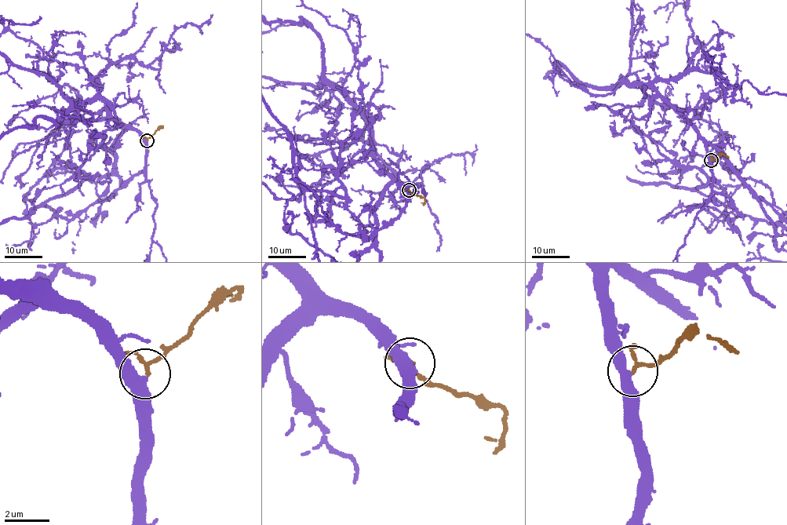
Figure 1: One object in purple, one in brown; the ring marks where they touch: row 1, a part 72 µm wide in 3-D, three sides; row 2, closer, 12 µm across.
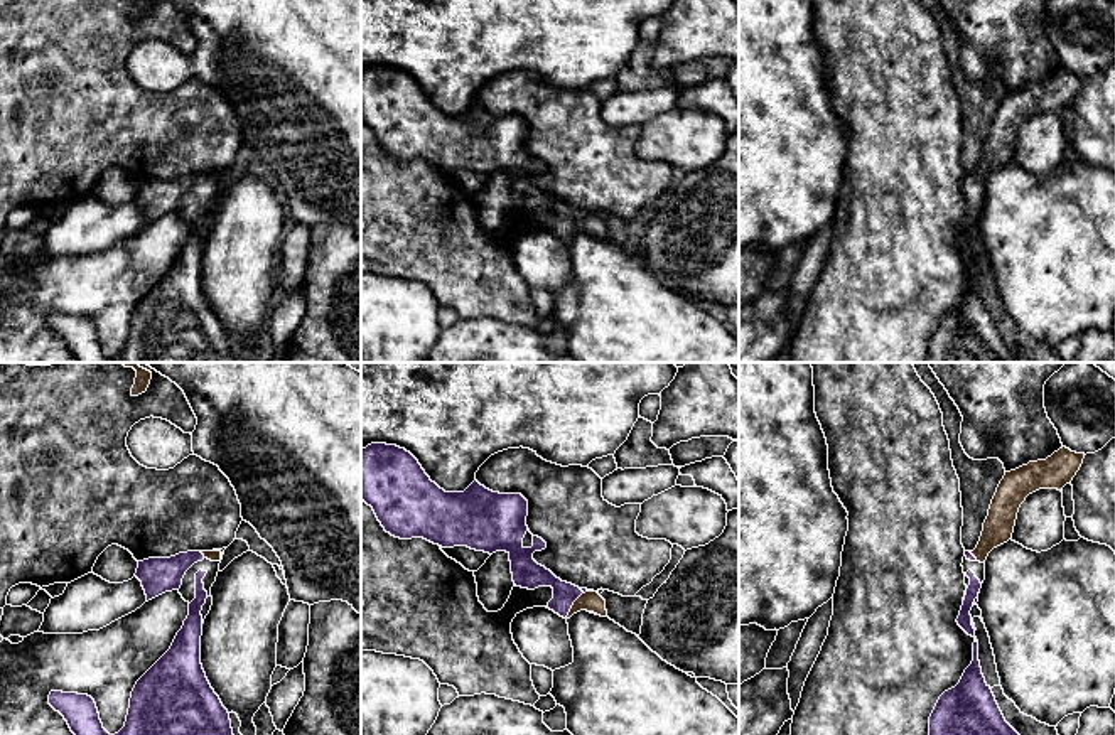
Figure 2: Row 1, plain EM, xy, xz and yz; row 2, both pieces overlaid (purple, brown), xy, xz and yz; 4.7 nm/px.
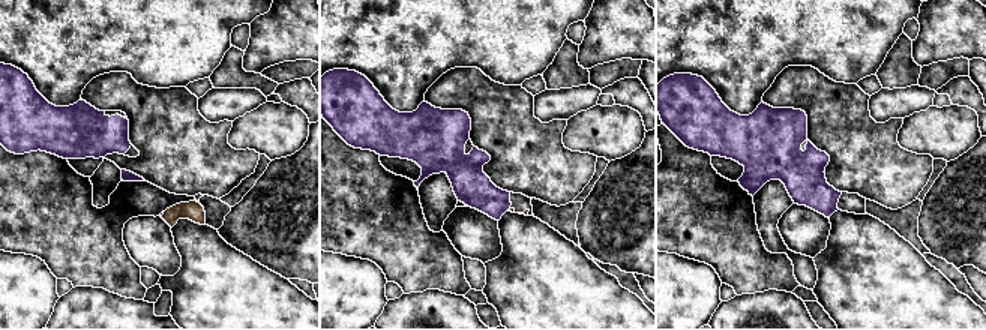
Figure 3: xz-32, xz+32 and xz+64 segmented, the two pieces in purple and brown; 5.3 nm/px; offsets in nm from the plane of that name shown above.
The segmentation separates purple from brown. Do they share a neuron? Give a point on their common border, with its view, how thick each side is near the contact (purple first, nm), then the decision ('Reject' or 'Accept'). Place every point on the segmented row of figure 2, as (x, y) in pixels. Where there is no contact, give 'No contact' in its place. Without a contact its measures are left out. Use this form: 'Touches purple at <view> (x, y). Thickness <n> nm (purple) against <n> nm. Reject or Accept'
Touches purple at xz (572, 604). Thickness 130 nm (purple) against 100 nm. Accept

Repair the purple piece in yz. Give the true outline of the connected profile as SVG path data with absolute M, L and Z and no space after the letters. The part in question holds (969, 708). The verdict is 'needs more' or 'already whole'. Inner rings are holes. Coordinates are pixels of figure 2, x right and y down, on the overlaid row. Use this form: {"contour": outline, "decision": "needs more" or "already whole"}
{"contour": "M973 642L973 661L960 683L945 691L931 716L929 735L1019 735L1004 718L978 661L978 642Z", "decision": "already whole"}

